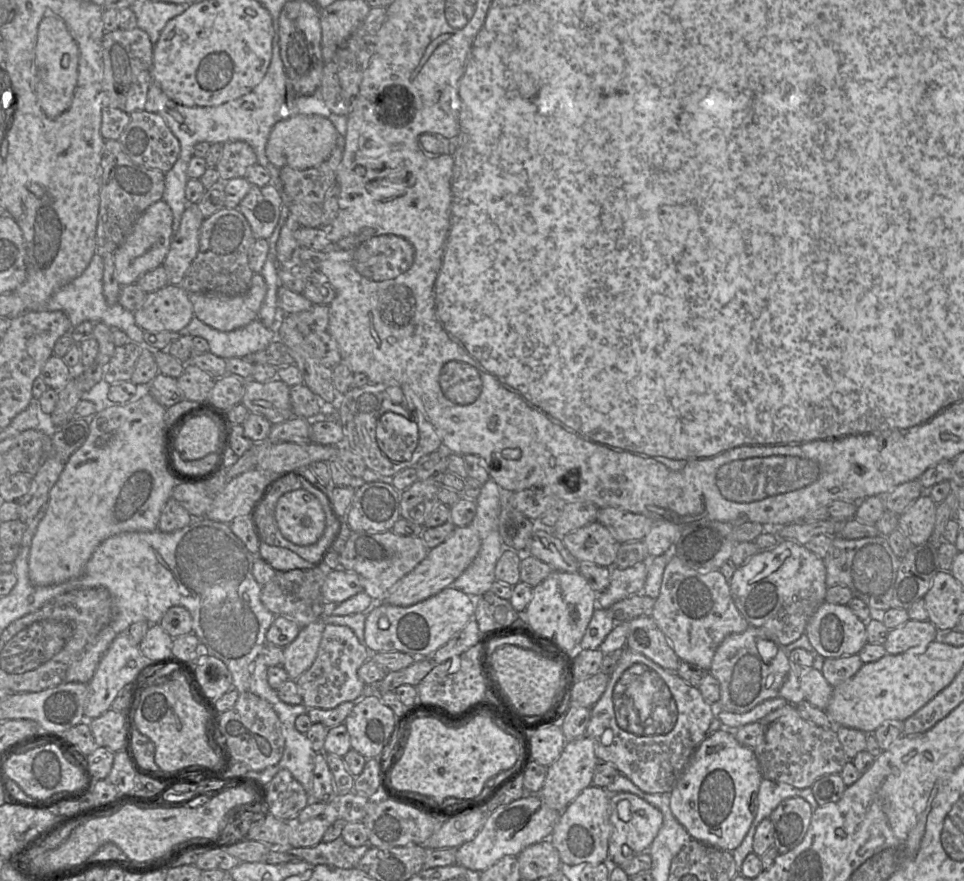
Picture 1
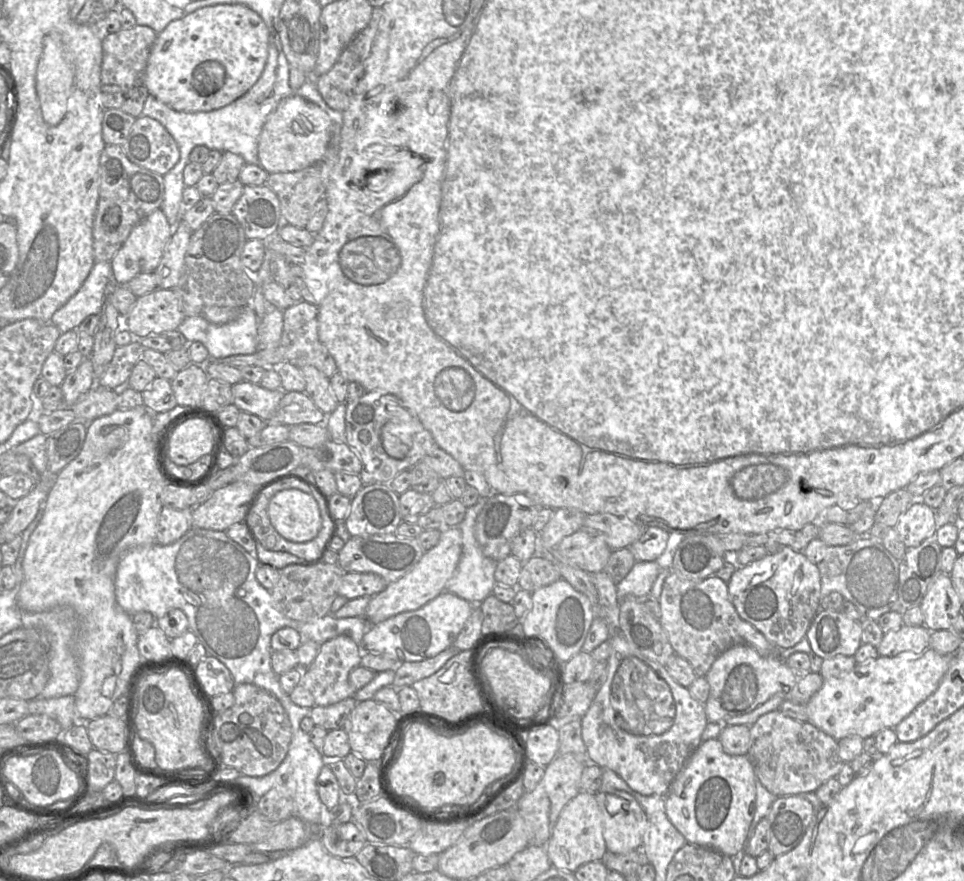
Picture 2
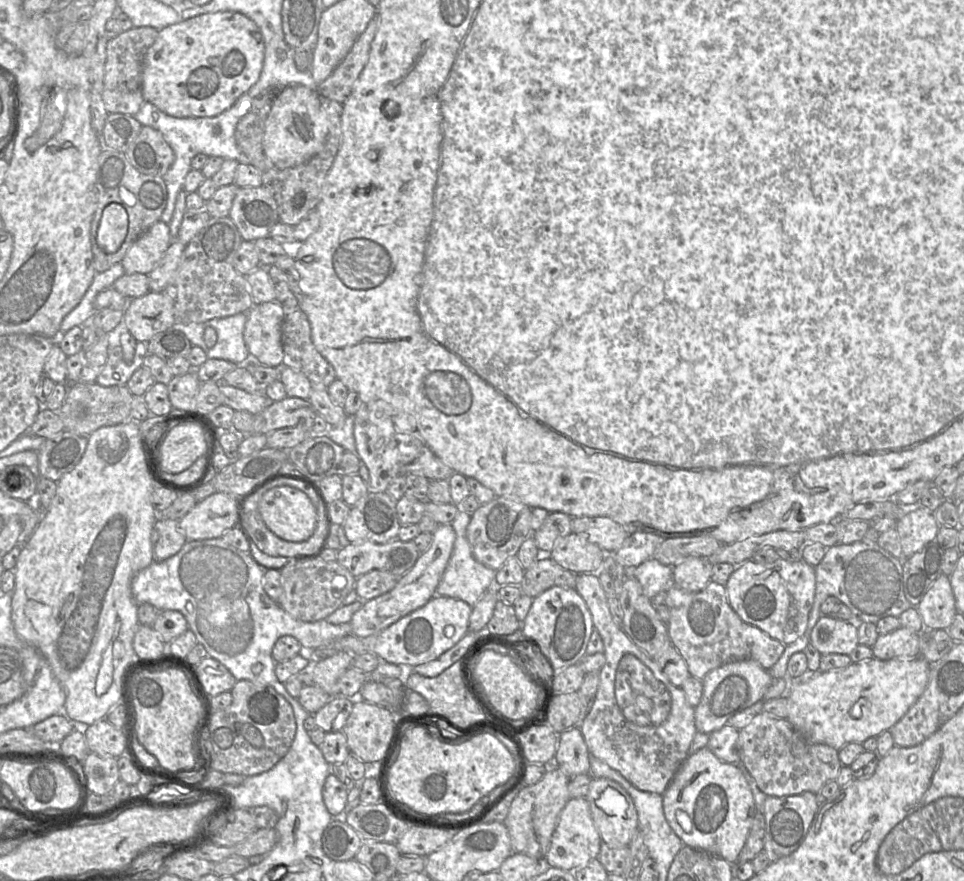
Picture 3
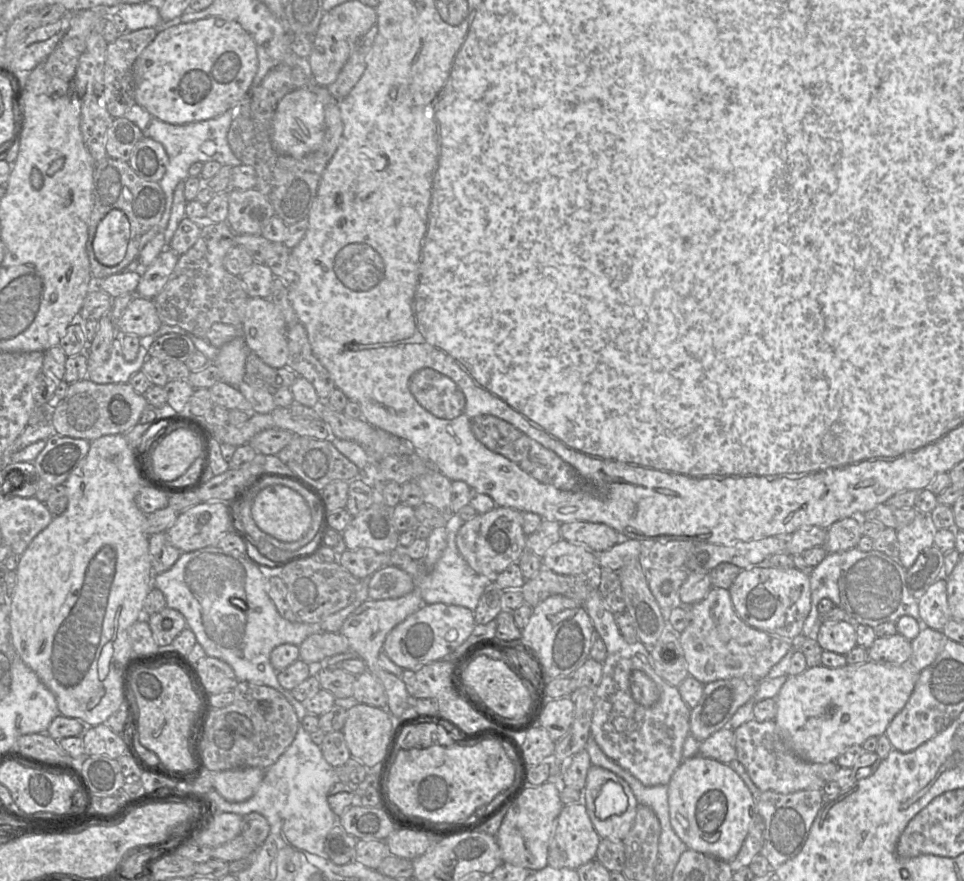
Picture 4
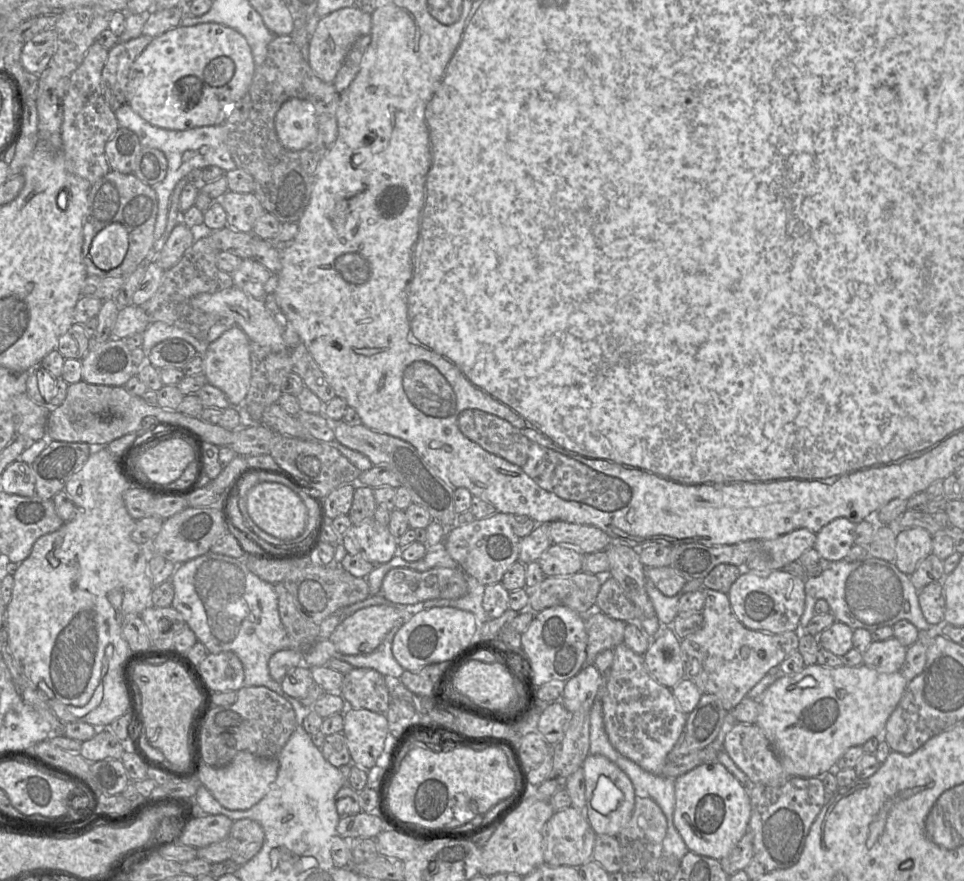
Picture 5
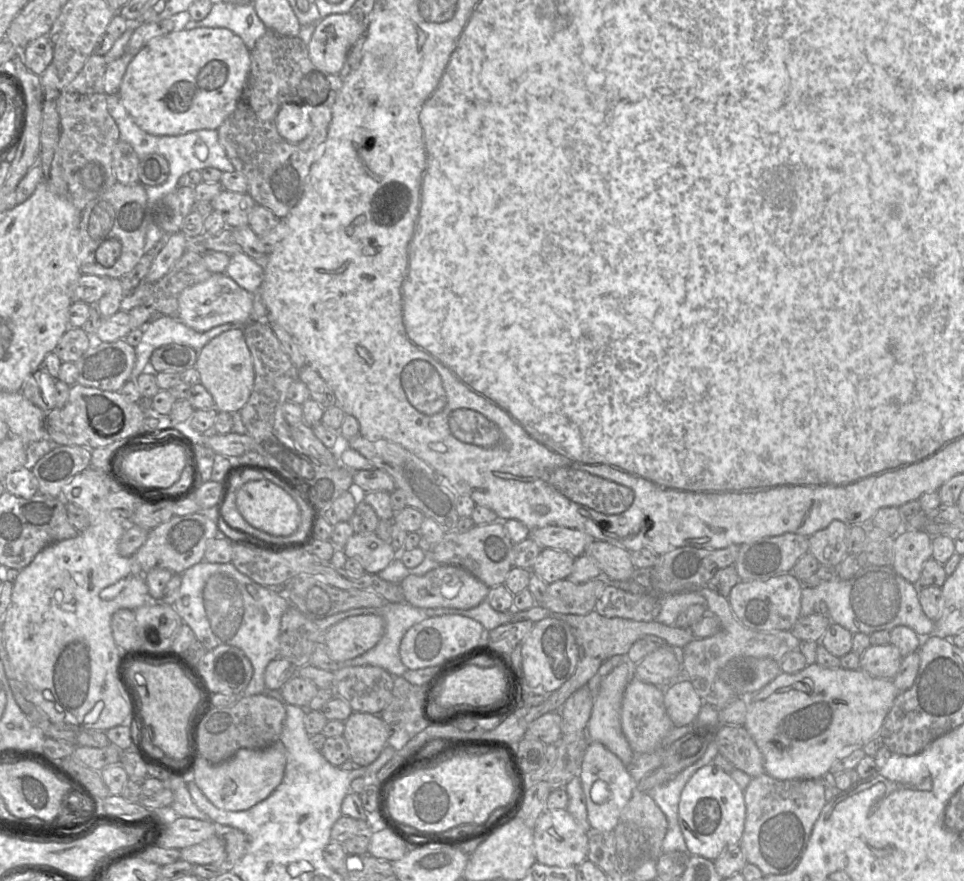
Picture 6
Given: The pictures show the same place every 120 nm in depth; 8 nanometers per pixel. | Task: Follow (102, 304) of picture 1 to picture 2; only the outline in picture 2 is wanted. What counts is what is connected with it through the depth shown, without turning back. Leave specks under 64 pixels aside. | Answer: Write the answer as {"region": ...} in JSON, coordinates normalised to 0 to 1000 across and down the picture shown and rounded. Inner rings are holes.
{"region":[[[100,297],[82,329],[54,359],[53,365],[63,379],[80,373],[89,360],[105,355],[107,337],[115,319],[114,297]]]}

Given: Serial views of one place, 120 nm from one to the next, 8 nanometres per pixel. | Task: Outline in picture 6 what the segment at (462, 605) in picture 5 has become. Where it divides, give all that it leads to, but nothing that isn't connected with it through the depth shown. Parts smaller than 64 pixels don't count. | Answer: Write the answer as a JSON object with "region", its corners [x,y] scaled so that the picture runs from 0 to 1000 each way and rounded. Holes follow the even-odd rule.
{"region":[[[505,681],[496,688],[480,692],[472,690],[443,690],[437,691],[443,700],[460,698],[478,698],[490,701],[497,706],[503,714],[504,719],[508,717],[520,709],[533,706],[533,694],[517,695],[512,692]]]}

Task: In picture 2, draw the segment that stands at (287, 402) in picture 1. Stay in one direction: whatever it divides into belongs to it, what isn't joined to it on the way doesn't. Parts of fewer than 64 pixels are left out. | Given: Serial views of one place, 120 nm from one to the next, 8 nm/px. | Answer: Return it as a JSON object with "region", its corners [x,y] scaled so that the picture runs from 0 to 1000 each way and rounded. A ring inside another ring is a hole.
{"region":[[[251,431],[240,439],[242,459],[249,467],[268,472],[274,478],[279,478],[297,446],[293,442],[278,443],[270,436]]]}

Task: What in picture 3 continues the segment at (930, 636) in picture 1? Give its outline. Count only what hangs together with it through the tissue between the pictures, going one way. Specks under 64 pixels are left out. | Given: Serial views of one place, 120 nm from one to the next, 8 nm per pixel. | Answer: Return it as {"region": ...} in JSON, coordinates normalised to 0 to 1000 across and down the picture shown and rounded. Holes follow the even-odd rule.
{"region":[[[935,711],[926,717],[913,720],[904,736],[907,746],[913,749],[950,747],[954,742],[953,720]]]}

